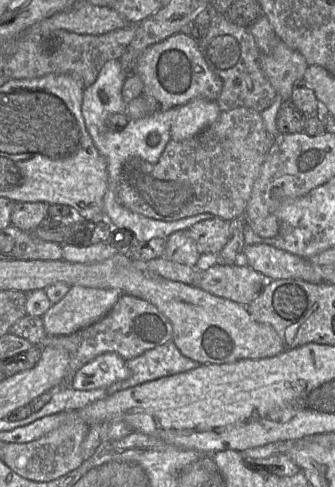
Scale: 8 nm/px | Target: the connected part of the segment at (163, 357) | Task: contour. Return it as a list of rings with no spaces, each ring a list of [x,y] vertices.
[[[173,341],[145,351],[126,361],[130,369],[127,379],[114,382],[106,388],[108,395],[144,382],[186,372],[200,364],[184,356]]]

